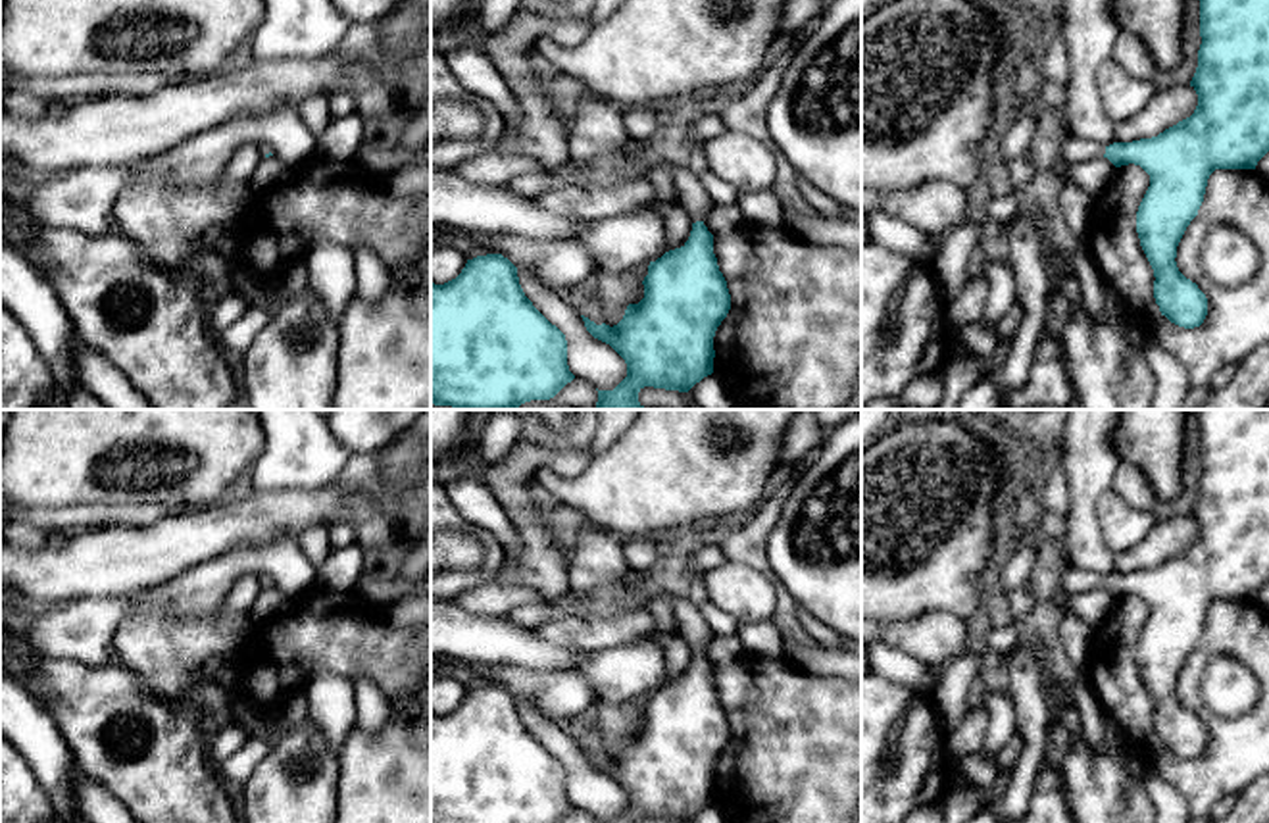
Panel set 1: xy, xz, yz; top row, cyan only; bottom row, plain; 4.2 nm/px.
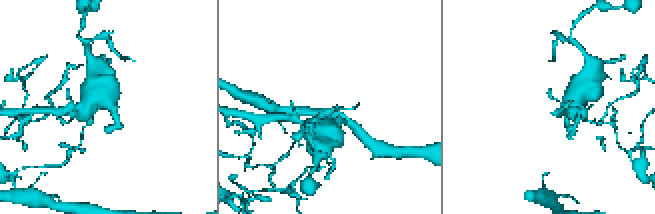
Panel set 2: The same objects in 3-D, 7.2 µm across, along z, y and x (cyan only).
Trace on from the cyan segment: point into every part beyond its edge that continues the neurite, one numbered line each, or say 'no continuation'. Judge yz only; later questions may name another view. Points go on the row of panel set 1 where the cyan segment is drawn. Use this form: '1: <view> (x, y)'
1: yz (1075, 149)

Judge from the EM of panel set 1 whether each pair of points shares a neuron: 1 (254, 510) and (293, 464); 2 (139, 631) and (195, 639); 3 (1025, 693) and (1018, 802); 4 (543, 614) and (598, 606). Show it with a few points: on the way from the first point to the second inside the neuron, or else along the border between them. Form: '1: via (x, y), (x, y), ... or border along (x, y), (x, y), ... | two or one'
1: border along (312, 487), (268, 493), (245, 491) | two
2: via (152, 639), (181, 639) | one
3: via (1033, 720), (1033, 752), (1023, 775) | one
4: via (556, 610), (585, 608) | one

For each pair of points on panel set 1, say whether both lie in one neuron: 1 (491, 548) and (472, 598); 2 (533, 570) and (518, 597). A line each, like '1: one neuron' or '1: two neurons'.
1: two neurons
2: two neurons

